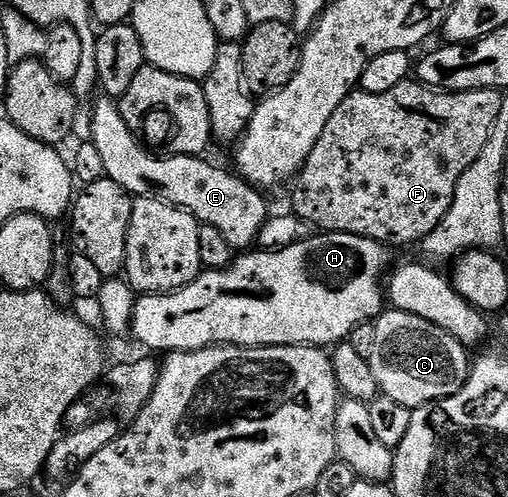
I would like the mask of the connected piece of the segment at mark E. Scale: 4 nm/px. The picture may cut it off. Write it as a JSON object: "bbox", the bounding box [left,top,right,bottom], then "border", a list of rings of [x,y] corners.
{"bbox":[90,95,267,251],"border":[[[103,95],[91,109],[92,133],[90,141],[97,147],[105,163],[107,177],[130,193],[132,198],[152,197],[191,213],[200,225],[217,227],[232,251],[247,251],[258,242],[259,232],[267,222],[267,201],[256,186],[243,180],[238,172],[219,165],[210,165],[202,156],[177,157],[152,151],[124,125],[118,104]]]}

